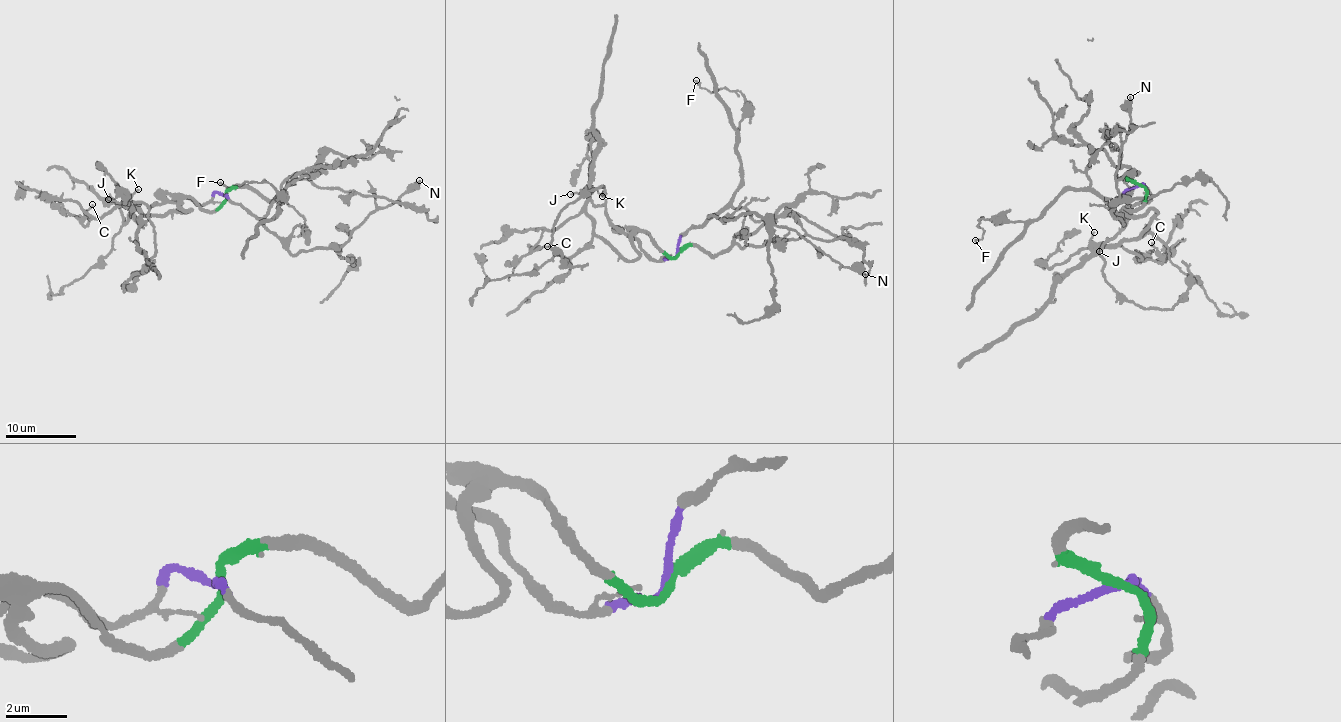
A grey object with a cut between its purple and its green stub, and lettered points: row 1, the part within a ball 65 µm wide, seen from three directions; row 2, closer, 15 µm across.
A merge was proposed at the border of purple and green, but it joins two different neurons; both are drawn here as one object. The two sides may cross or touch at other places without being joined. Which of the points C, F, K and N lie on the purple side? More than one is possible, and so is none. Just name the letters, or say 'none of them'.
F, K, N

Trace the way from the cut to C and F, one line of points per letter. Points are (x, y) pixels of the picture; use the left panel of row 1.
C: (227, 196), (213, 211), (189, 196), (180, 206), (190, 210), (145, 215), (125, 206), (82, 224), (92, 204)
F: (227, 195), (261, 218), (279, 193), (283, 200), (278, 208), (274, 187), (265, 182), (228, 186), (219, 182)

